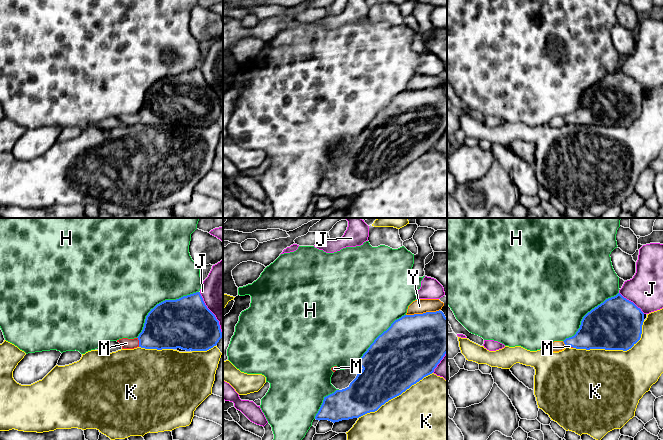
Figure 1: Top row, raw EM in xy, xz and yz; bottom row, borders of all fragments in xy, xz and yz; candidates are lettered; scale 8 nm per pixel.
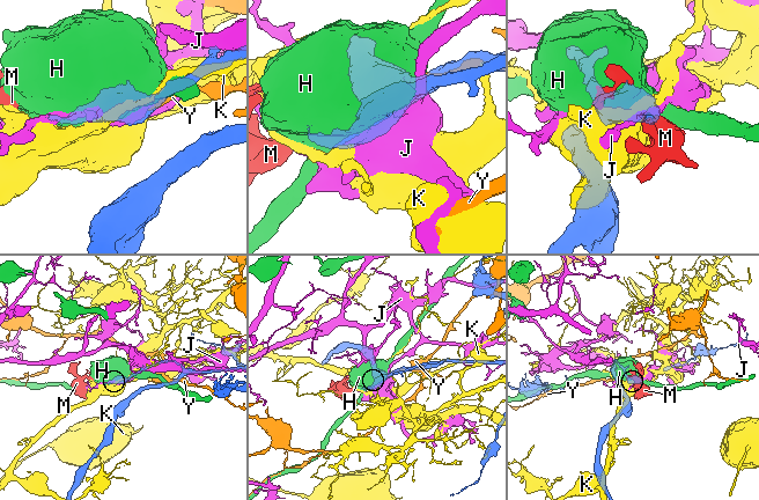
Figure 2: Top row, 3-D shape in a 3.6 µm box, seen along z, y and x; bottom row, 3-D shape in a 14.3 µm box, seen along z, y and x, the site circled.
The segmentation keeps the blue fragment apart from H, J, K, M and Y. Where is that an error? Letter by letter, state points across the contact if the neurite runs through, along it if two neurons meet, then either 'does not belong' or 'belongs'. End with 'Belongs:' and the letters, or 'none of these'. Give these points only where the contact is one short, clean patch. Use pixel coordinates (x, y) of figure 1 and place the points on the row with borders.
H: does not belong
J: does not belong
K: does not belong
M: belongs
Y: does not belong
Belongs: M

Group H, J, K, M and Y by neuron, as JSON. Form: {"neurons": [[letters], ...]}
{"neurons": [["H"], ["J"], ["K"], ["M"], ["Y"]]}

